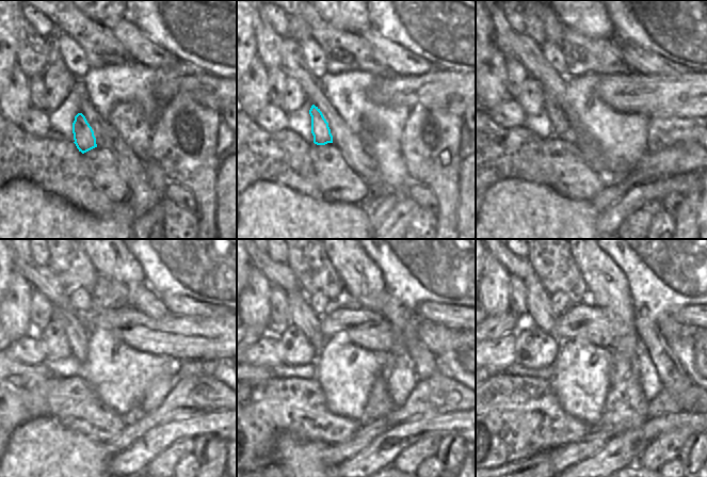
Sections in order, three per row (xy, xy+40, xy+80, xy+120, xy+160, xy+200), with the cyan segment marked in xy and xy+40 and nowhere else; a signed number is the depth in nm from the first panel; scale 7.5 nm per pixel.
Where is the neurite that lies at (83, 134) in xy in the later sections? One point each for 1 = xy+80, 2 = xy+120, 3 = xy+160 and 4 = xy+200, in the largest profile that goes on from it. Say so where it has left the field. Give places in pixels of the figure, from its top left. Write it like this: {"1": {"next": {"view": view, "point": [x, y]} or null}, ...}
{"1": {"next": {"view": "xy+80", "point": [560, 124]}}, "2": {"next": {"view": "xy+120", "point": [73, 323]}}, "3": {"next": {"view": "xy+160", "point": [302, 314]}}, "4": {"next": {"view": "xy+200", "point": [541, 314]}}}

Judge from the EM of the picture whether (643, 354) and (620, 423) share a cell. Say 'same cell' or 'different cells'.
different cells

